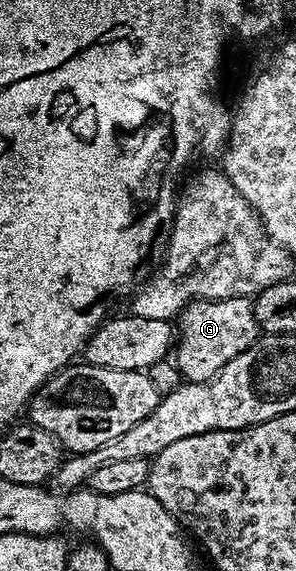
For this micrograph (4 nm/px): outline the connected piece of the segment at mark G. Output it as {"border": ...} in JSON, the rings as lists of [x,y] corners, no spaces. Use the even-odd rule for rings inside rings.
{"border":[[[250,298],[192,301],[179,314],[179,328],[175,333],[175,364],[186,382],[209,381],[223,371],[223,367],[227,367],[235,355],[243,355],[247,347],[254,345],[258,336]]]}

